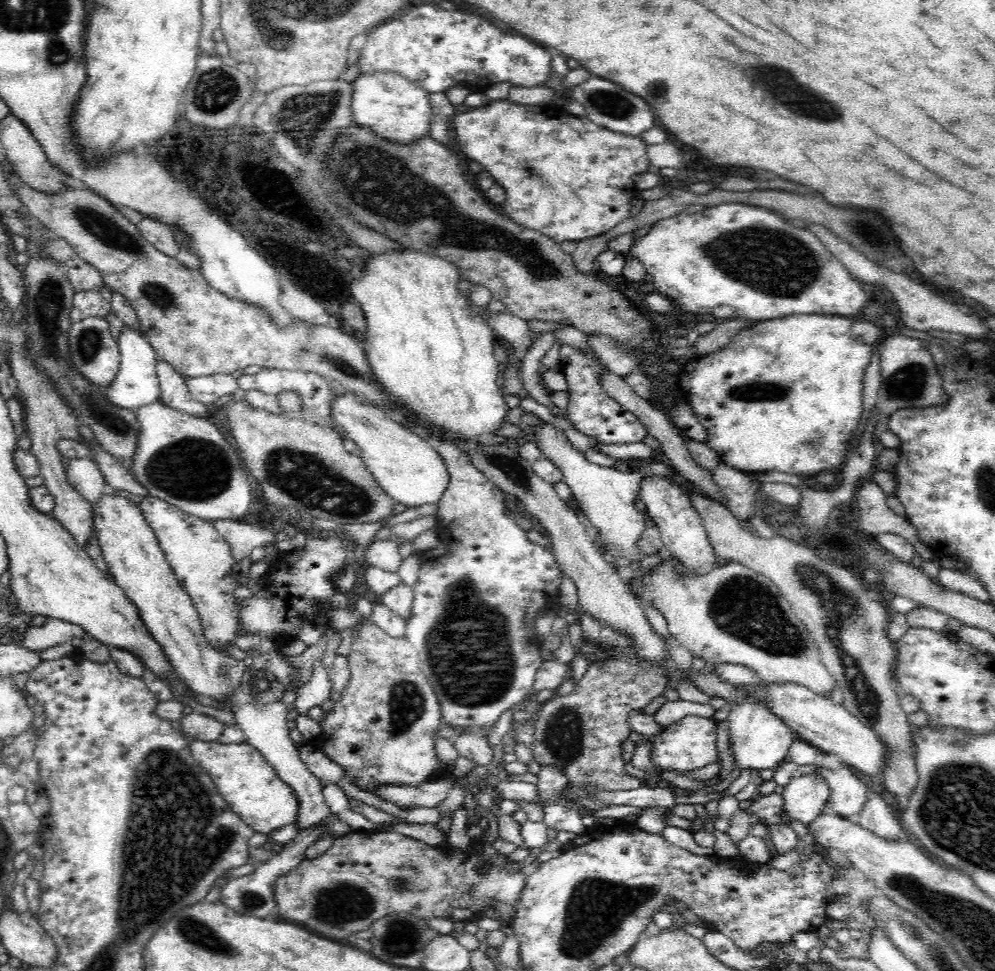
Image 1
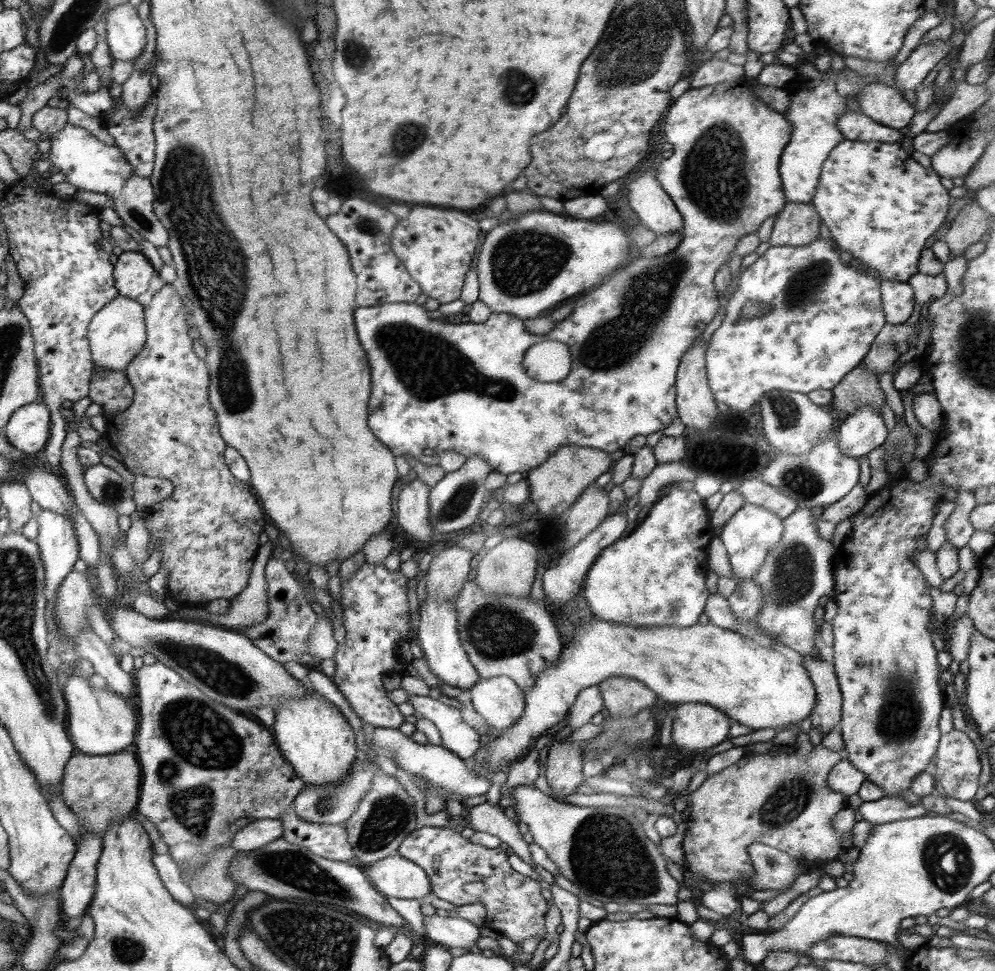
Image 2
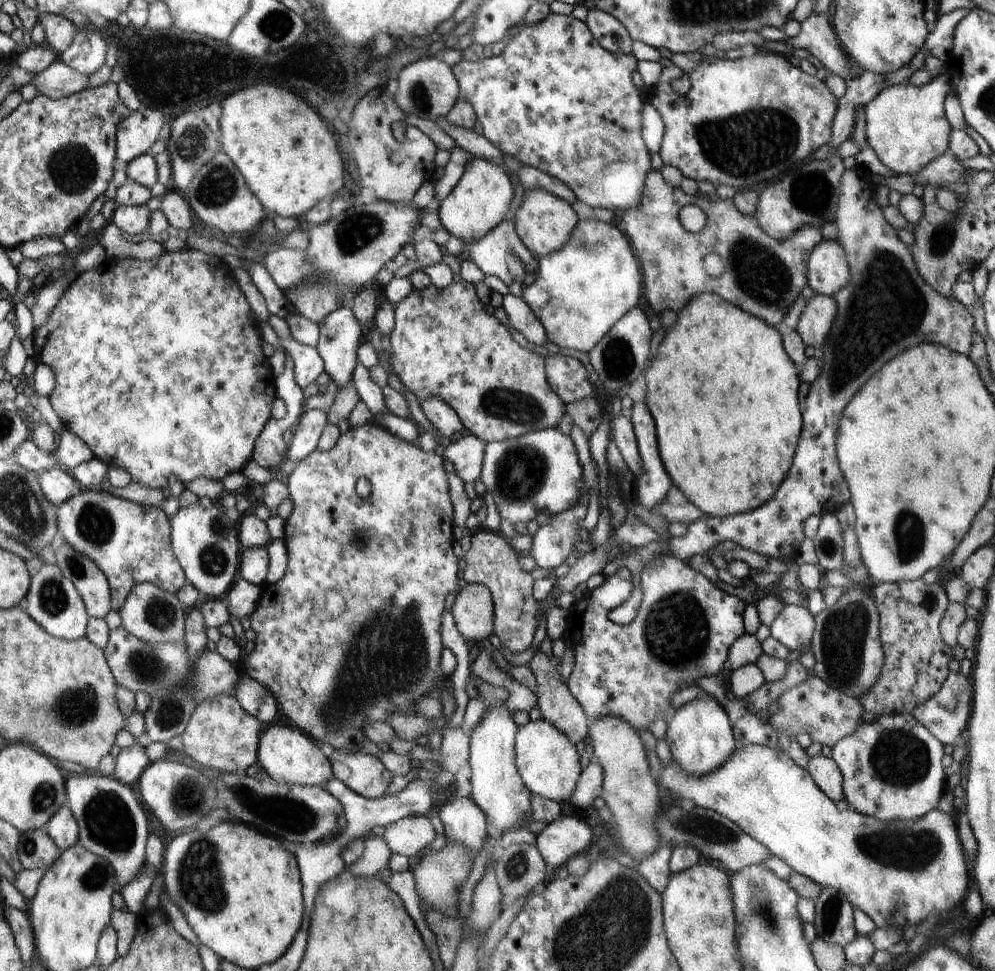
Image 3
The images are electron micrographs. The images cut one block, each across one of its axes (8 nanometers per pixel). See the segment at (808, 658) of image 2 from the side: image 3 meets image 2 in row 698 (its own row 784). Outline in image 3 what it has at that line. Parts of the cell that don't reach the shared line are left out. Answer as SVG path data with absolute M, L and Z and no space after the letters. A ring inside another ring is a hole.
M822 754L808 761L806 770L810 773L816 786L834 802L844 800L843 776L838 765L832 758L826 758Z

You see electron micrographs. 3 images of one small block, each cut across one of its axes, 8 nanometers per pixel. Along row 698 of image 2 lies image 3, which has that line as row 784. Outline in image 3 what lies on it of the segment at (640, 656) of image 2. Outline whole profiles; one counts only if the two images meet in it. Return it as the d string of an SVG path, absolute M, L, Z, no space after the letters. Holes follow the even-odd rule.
M543 718L520 726L515 741L517 771L528 790L557 803L570 800L582 772L575 744ZM752 743L741 744L726 761L726 764L698 778L686 775L673 760L668 768L662 766L658 782L668 790L674 792L674 794L680 796L684 802L684 806L691 807L694 804L705 809L715 810L728 820L734 822L734 824L737 824L746 834L760 841L760 844L764 845L772 855L781 858L782 861L790 866L794 873L804 875L807 879L813 880L814 883L818 883L824 889L831 888L846 895L848 902L850 902L853 907L856 906L858 910L862 910L866 916L870 917L870 920L876 925L876 929L891 929L892 927L896 929L897 927L907 928L909 926L917 926L923 920L926 920L928 916L932 916L932 914L939 914L939 921L941 921L942 914L946 914L948 910L957 910L962 906L964 896L967 896L967 892L969 891L968 882L970 882L970 874L968 874L968 868L966 867L966 852L959 837L954 813L944 813L934 809L919 819L886 822L856 812L852 808L840 811L836 805L834 805L835 802L830 800L818 786L816 786L810 773L806 769L796 765L796 763L790 759L787 752L783 752L782 750L772 750L772 748L766 745Z

